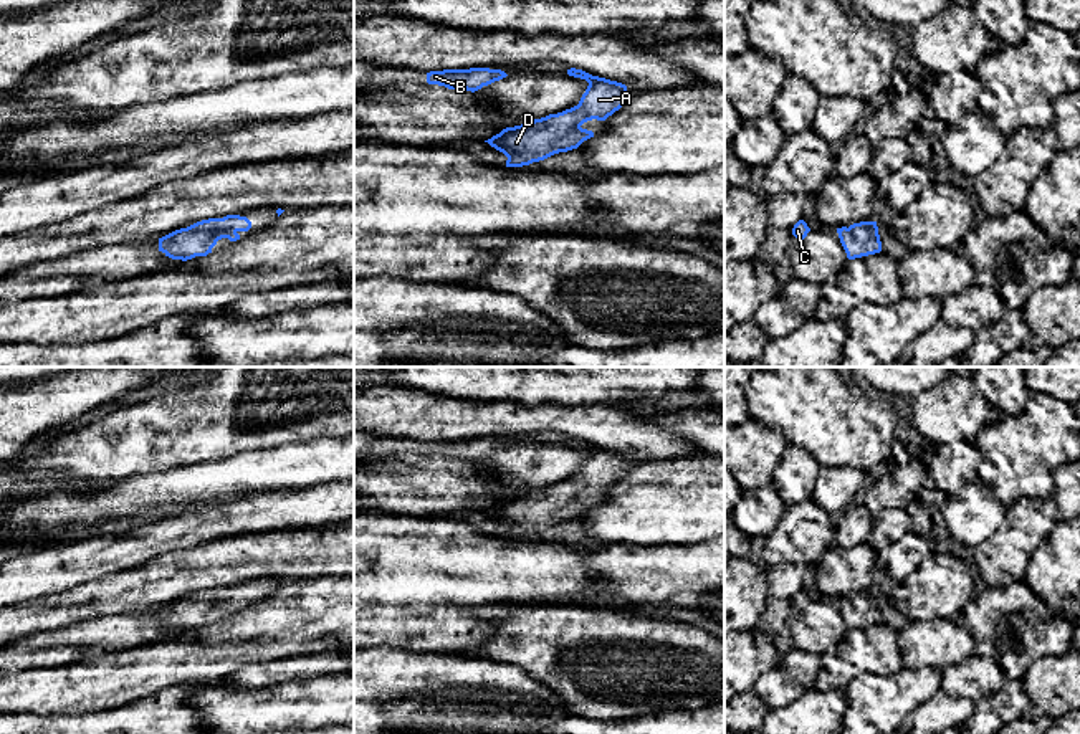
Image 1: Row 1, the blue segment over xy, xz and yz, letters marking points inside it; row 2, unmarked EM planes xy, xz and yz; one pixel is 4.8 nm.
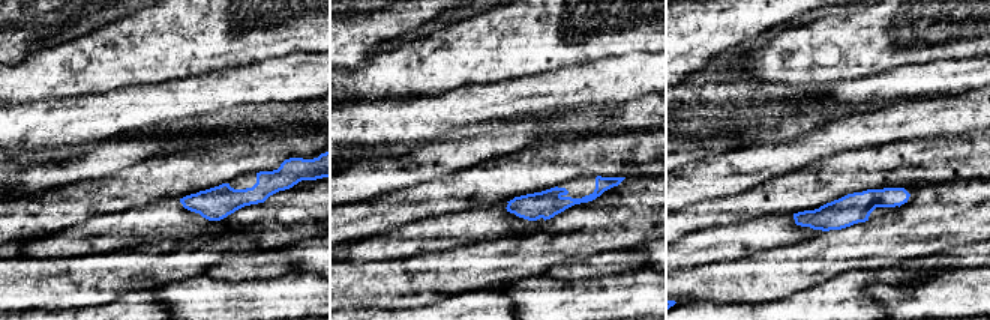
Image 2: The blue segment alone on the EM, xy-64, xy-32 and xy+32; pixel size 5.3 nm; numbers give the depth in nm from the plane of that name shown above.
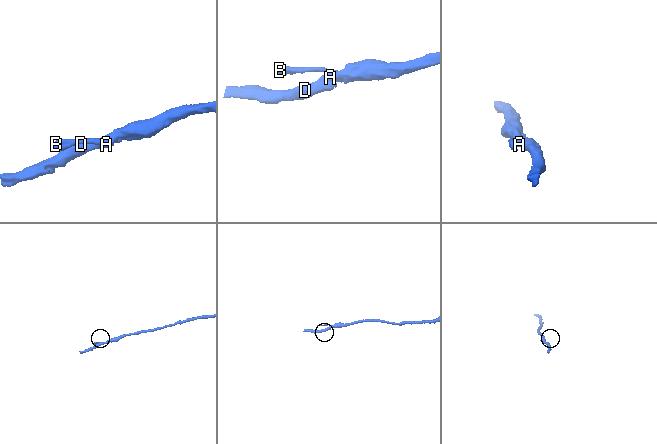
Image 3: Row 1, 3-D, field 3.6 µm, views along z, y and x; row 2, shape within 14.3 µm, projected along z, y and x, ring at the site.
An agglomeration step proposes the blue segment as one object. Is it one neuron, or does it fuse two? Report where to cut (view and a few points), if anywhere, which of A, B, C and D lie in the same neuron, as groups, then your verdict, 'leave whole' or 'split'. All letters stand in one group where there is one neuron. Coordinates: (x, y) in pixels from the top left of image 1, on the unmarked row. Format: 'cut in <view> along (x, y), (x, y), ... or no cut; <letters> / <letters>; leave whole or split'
no cut; A B C D; leave whole

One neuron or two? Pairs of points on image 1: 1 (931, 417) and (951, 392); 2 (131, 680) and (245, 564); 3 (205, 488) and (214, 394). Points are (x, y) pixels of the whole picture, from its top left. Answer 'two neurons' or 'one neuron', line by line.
1: one neuron
2: two neurons
3: two neurons

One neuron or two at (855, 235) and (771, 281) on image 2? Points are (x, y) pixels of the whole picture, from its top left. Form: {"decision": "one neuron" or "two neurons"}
{"decision": "one neuron"}

